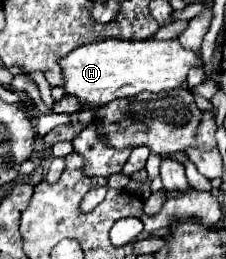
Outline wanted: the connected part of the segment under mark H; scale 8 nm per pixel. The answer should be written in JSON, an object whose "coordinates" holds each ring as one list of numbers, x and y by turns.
{"coordinates":[[177,38,171,40,99,40,85,46,75,48,69,52,61,62,63,76,65,76,65,92,71,96,77,96,81,104,89,106,105,106,115,98,129,98,137,96,139,92,163,92,181,88,187,80,187,74,191,68,201,68,203,60,199,52,185,50]]}

